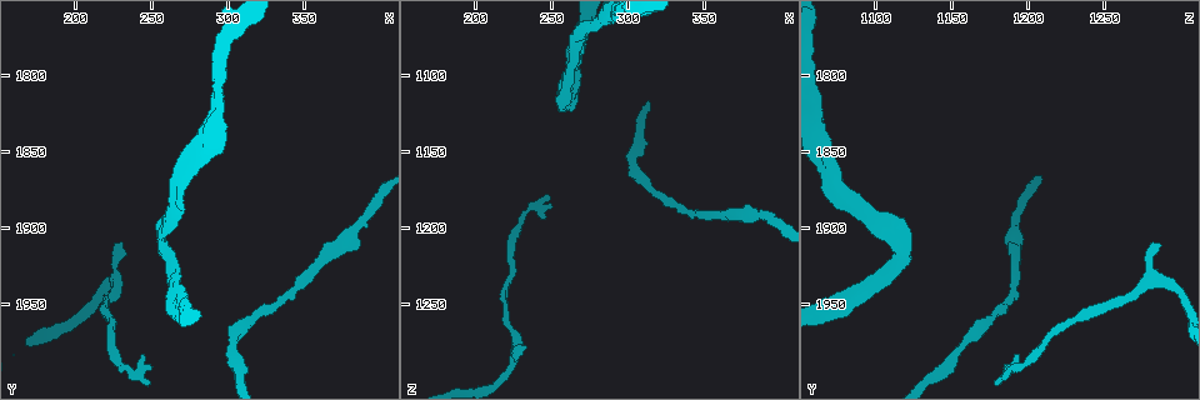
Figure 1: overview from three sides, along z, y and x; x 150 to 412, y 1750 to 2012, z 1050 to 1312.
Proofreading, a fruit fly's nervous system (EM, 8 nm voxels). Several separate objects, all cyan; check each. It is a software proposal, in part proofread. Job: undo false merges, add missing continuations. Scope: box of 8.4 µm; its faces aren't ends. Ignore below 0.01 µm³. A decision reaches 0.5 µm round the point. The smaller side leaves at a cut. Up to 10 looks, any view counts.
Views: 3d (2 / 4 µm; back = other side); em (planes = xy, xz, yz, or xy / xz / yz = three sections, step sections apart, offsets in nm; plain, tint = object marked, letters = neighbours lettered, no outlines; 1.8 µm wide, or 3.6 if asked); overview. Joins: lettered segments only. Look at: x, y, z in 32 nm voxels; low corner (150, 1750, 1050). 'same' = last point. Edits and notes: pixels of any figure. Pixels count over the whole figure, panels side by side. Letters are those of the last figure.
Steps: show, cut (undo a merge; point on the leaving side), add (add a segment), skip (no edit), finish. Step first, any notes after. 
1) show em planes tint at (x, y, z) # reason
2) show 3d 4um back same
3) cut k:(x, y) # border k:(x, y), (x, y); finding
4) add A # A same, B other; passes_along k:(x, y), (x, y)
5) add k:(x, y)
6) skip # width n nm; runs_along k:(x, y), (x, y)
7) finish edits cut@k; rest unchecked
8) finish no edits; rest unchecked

show 3d 4um back at (304, 1980, 1154) # thin neck

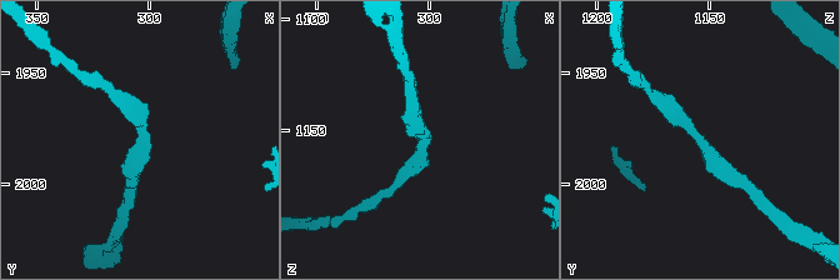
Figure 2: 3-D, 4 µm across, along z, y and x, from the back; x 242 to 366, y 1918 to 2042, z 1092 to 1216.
show em yz step 4 tint at (305, 1980, 1153) # arm_widths 200, 240 nm; now the EM

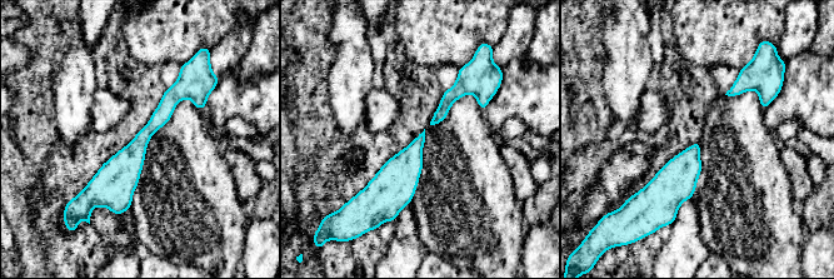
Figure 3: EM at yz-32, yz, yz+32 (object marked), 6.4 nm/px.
show em planes letters same # cut it another way

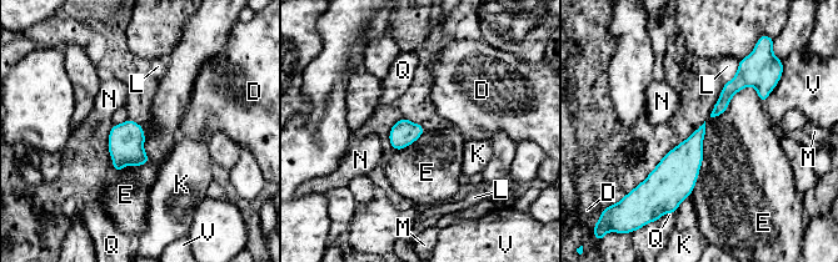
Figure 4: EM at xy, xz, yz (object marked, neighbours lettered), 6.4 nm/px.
skip # width 170 nm; D other, E other, K other, L other, M other, N other, Q other, V other; border 4:(144, 130), (148, 161), (115, 172); continuous, no second cell

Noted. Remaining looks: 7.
show 3d 2um at (272, 1946, 1066) # an open end

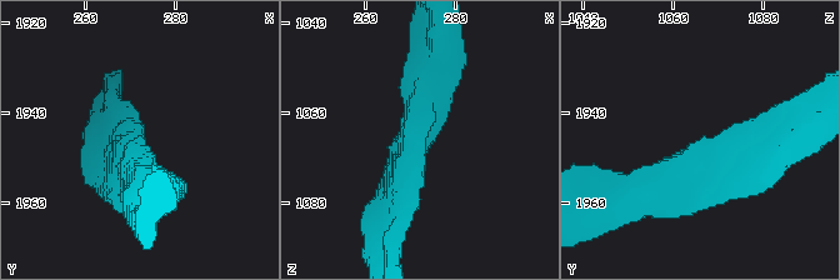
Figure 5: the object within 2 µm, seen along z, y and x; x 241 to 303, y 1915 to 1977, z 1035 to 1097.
show em planes letters at (273, 1946, 1068) # arm_widths 190, 260 nm

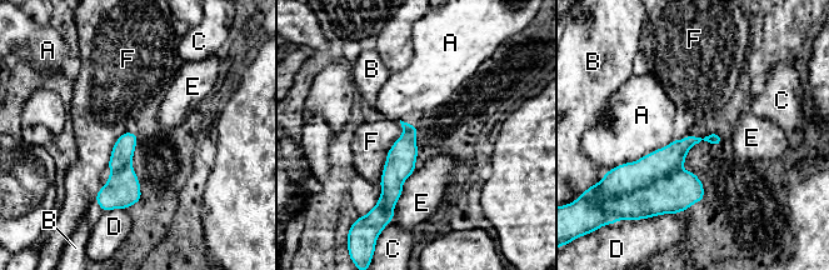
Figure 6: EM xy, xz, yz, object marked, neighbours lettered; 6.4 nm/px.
skip # A other, B other, C other, D other, E other, F other; no lettered segment goes on from it

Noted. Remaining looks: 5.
show 3d 2um at (244, 1982, 1192) # tapers out

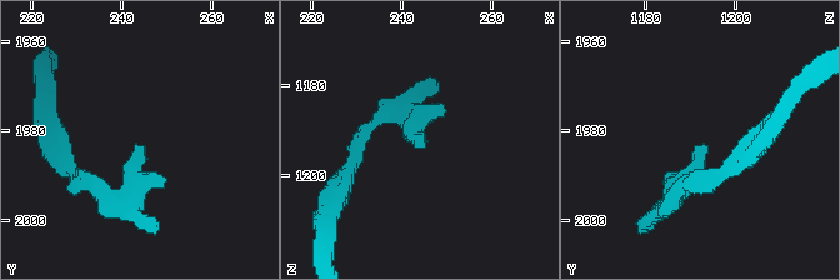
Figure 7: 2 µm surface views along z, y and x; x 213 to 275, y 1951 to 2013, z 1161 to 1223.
show em planes plain at (243, 1984, 1194) # need the tissue

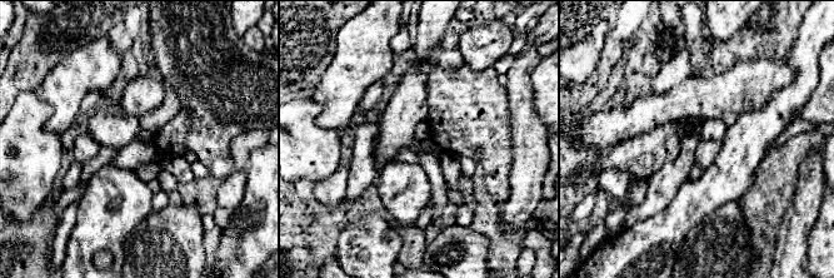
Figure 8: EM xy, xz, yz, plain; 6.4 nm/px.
show em planes letters same

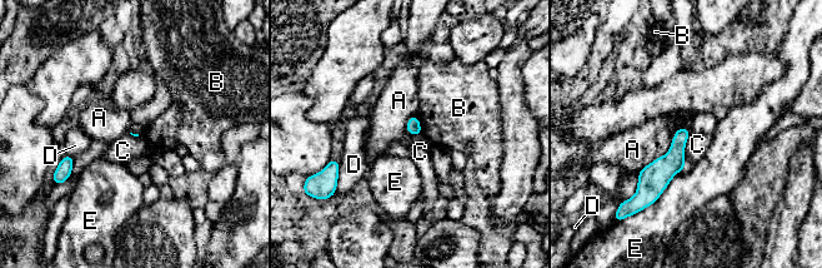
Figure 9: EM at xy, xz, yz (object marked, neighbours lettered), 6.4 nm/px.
skip # A other, B other, C other, D other, E other; border 9:(691, 133), (685, 148), (685, 160); none of them fits

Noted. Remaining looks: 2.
show 3d 2um at (224, 1910, 1286) # branch stops here

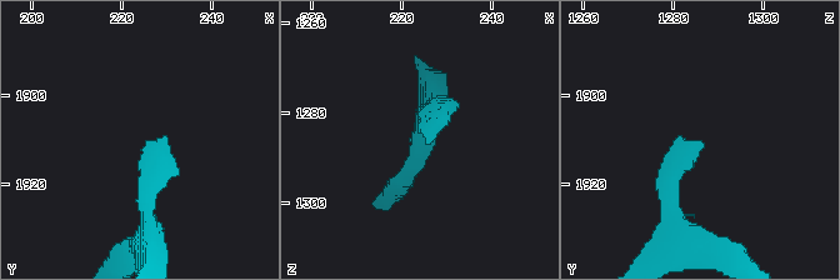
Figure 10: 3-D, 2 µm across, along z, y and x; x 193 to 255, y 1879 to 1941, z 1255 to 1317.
show em yz step 16 letters at (226, 1910, 1286)

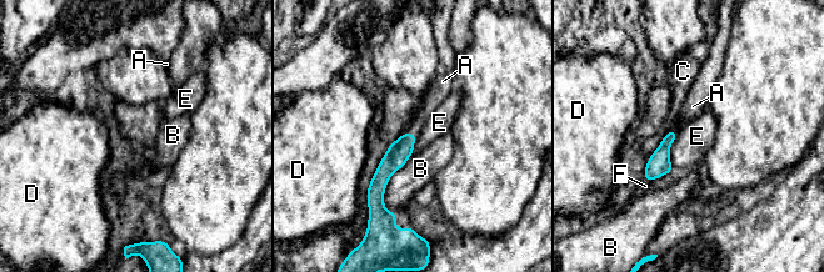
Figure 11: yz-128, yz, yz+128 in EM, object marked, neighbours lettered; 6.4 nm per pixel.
add A # width 150 nm; A same, B other, C other, D other, E other, F other; passes_along 11:(398, 154), (410, 134), (429, 101); the cell continues

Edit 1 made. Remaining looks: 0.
finish edits add@11; rest unchecked

